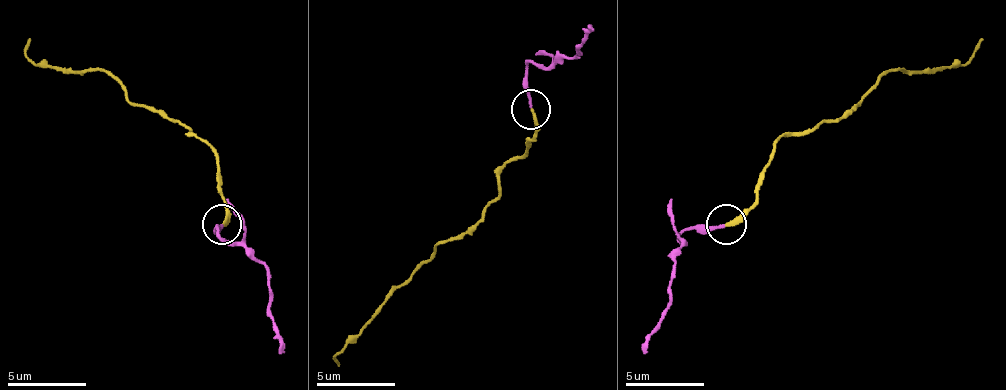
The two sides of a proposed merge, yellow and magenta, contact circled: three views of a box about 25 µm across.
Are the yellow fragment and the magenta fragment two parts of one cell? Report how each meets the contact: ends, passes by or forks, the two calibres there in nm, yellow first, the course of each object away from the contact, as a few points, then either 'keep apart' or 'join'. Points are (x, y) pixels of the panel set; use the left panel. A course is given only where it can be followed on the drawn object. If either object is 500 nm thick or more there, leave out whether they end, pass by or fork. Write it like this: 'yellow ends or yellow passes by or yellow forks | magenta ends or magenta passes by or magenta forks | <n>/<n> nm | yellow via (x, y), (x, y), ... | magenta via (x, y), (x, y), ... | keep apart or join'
yellow ends | magenta ends | 240/180 nm | yellow via (223, 225), (227, 201), (215, 154), (191, 131), (132, 103), (105, 72), (34, 64), (26, 56), (30, 36) | magenta via (223, 225), (219, 233), (266, 268), (278, 355) | join

